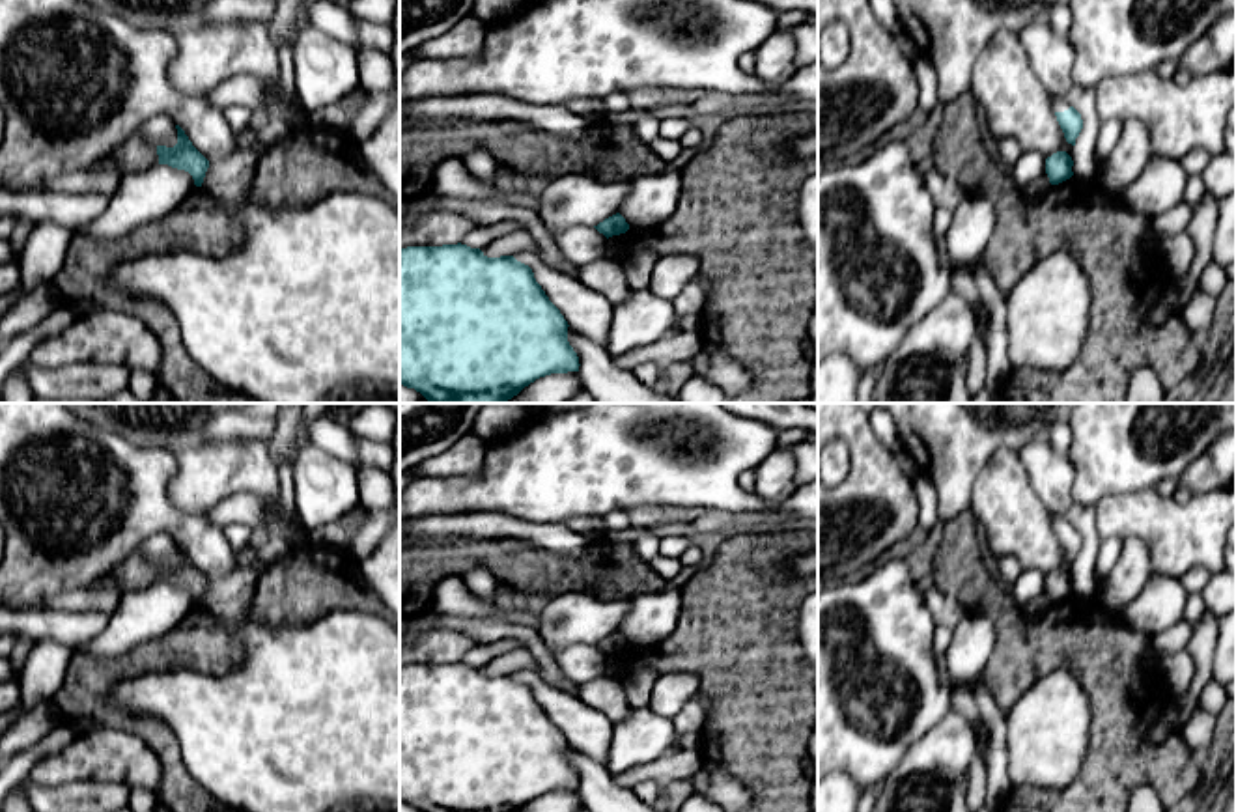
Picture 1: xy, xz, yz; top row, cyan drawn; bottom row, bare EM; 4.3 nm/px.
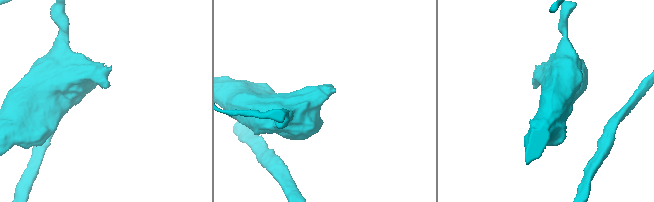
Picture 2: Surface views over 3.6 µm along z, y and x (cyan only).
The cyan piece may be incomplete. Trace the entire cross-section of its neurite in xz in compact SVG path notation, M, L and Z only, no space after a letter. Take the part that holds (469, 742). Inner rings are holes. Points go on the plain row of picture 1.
M467 663L400 666L400 803L420 812L519 812L551 791L579 790L568 739L513 674L487 676Z

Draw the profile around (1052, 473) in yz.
M1046 435L1027 442L1018 455L1042 504L1064 515L1074 502L1074 465L1068 454L1057 452Z

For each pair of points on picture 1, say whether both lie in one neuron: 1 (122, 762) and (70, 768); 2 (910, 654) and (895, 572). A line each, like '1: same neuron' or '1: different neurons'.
1: same neuron
2: same neuron

